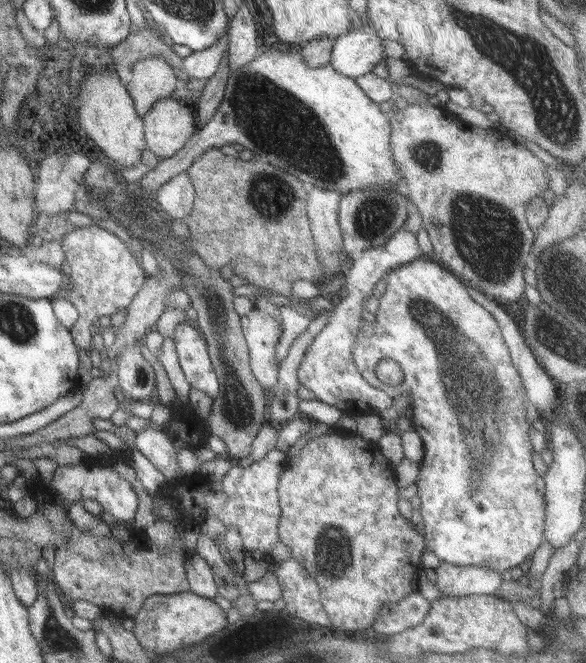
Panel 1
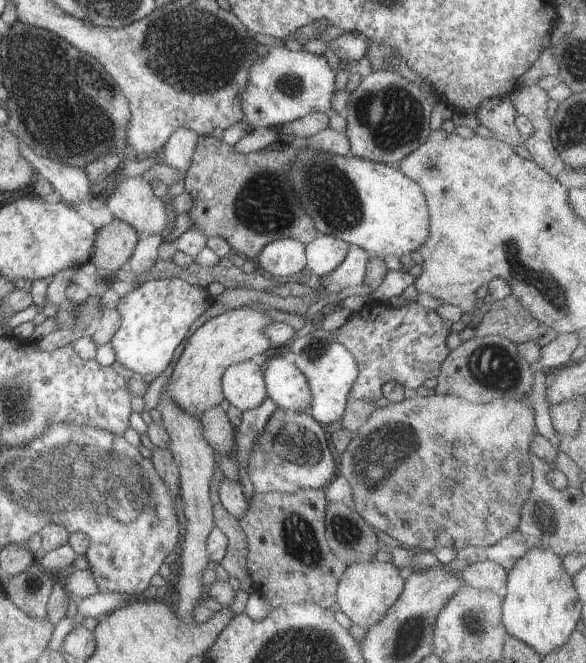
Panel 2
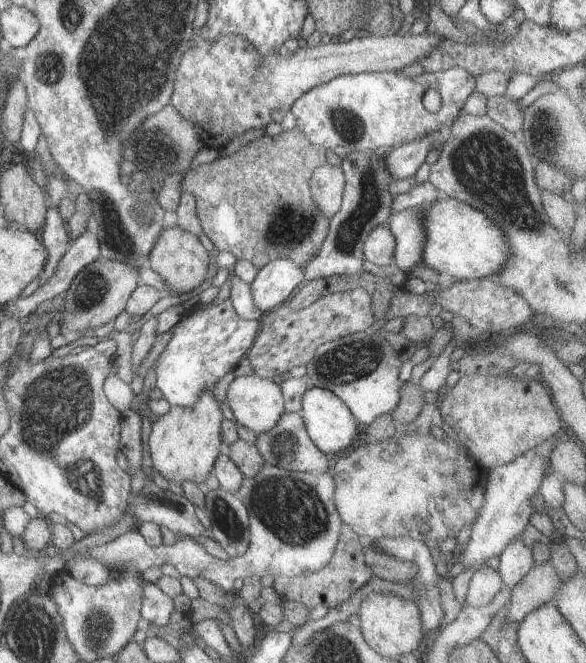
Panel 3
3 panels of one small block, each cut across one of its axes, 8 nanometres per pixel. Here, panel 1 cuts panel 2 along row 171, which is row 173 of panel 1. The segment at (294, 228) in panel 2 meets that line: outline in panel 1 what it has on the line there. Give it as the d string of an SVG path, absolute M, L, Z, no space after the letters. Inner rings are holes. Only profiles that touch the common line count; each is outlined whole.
M210 149L202 153L202 156L198 157L187 170L188 176L195 188L194 207L192 207L192 214L186 217L184 220L189 230L189 238L186 239L186 247L192 249L194 253L198 253L204 263L212 269L220 269L224 265L228 264L232 266L232 274L238 274L247 280L248 285L254 285L256 288L262 287L272 290L274 295L280 295L291 299L292 295L292 283L296 280L307 280L308 282L321 284L325 280L325 272L320 265L320 259L316 255L316 250L313 244L313 234L311 229L311 222L307 214L307 192L305 189L306 183L295 176L292 176L289 172L278 168L268 162L264 162L262 158L254 154L254 158L251 160L242 160L230 155L224 154L220 149Z

